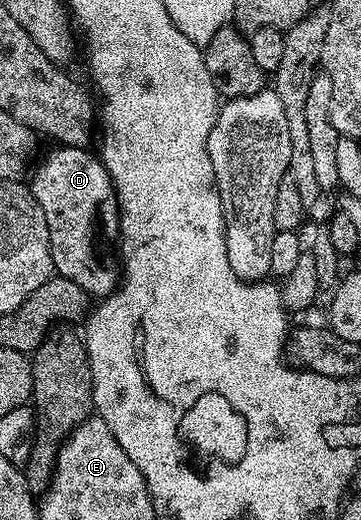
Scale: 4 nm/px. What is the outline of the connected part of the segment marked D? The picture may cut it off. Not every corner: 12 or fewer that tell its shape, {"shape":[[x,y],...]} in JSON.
{"shape":[[62,144],[29,179],[54,273],[88,296],[115,291],[95,225],[111,177]]}

